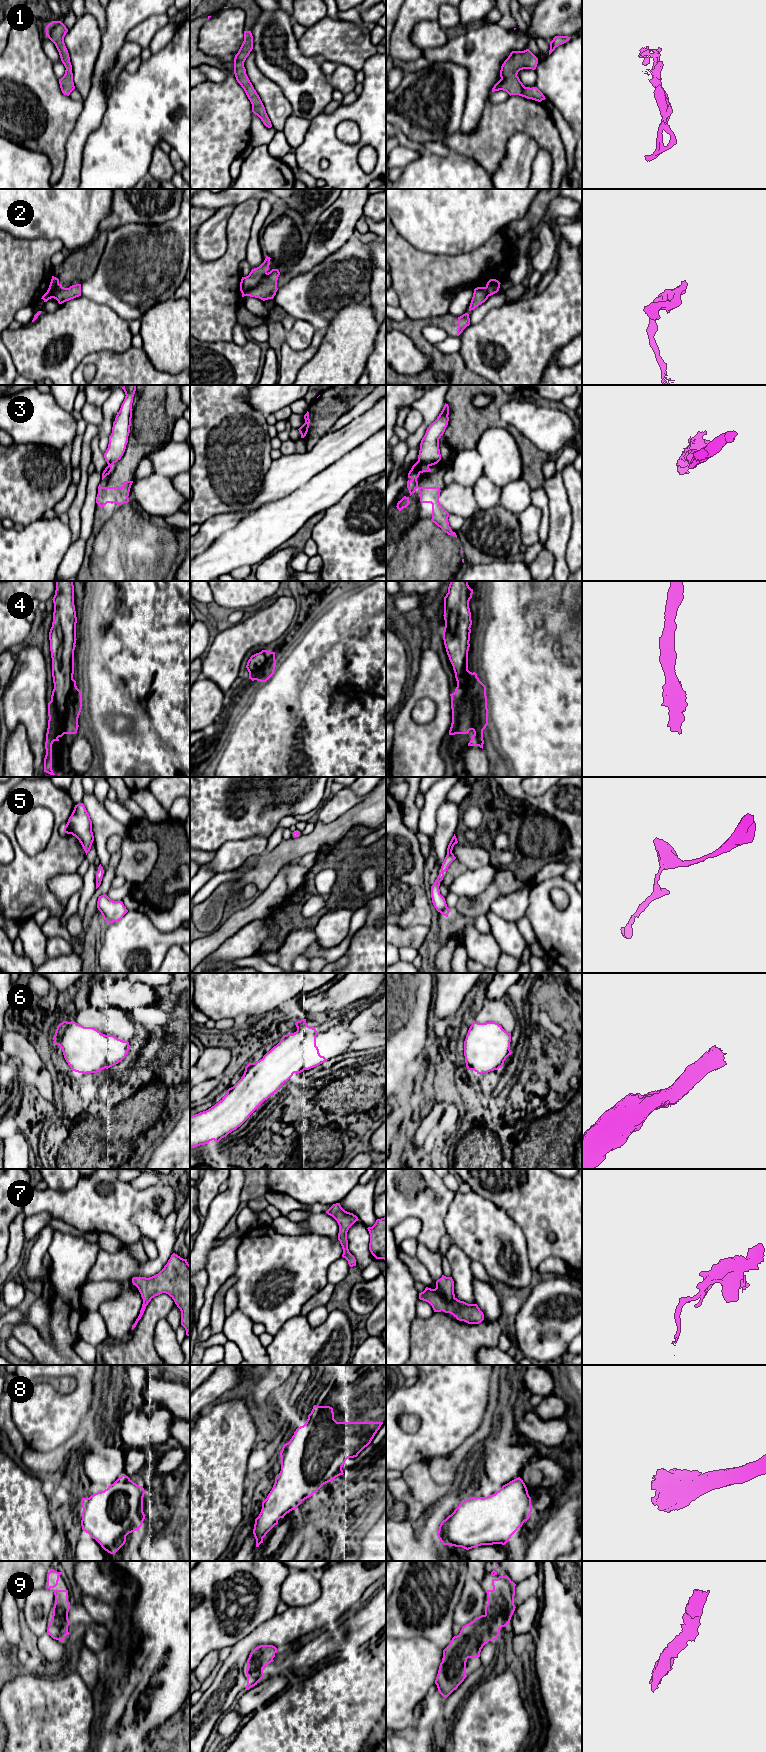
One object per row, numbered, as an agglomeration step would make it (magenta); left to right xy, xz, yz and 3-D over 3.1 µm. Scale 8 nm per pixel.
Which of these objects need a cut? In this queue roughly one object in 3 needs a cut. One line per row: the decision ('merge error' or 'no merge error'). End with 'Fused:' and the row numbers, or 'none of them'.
1: no merge error
2: merge error
3: merge error
4: no merge error
5: no merge error
6: no merge error
7: no merge error
8: no merge error
9: no merge error
Fused: 2, 3

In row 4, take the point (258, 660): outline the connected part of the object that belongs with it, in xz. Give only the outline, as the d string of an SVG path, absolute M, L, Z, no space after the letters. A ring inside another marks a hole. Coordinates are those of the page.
M267 650L252 655L246 665L249 679L260 682L266 682L274 674L275 667L275 652Z

